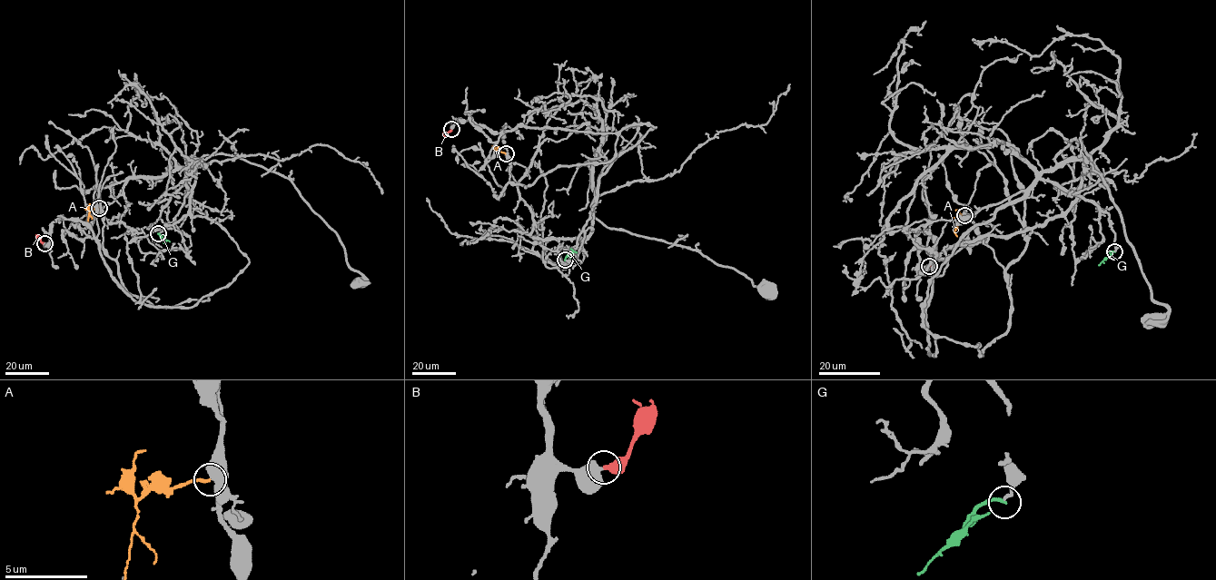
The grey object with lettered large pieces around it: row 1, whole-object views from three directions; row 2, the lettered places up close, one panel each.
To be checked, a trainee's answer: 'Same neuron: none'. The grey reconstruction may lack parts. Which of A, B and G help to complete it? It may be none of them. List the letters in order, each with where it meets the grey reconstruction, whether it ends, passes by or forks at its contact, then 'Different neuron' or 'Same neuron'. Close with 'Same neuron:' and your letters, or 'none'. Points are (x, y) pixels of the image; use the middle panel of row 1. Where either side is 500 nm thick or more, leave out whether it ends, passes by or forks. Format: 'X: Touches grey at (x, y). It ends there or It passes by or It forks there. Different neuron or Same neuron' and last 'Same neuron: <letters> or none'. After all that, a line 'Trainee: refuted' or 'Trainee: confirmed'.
A: Touches grey at (506, 153). Different neuron
B: Touches grey at (451, 129). Same neuron
G: Touches grey at (565, 260). It ends there. Different neuron
Same neuron: B
Trainee: refuted

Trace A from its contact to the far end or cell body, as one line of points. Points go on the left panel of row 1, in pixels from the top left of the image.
A: (99, 208), (89, 211), (88, 222)

